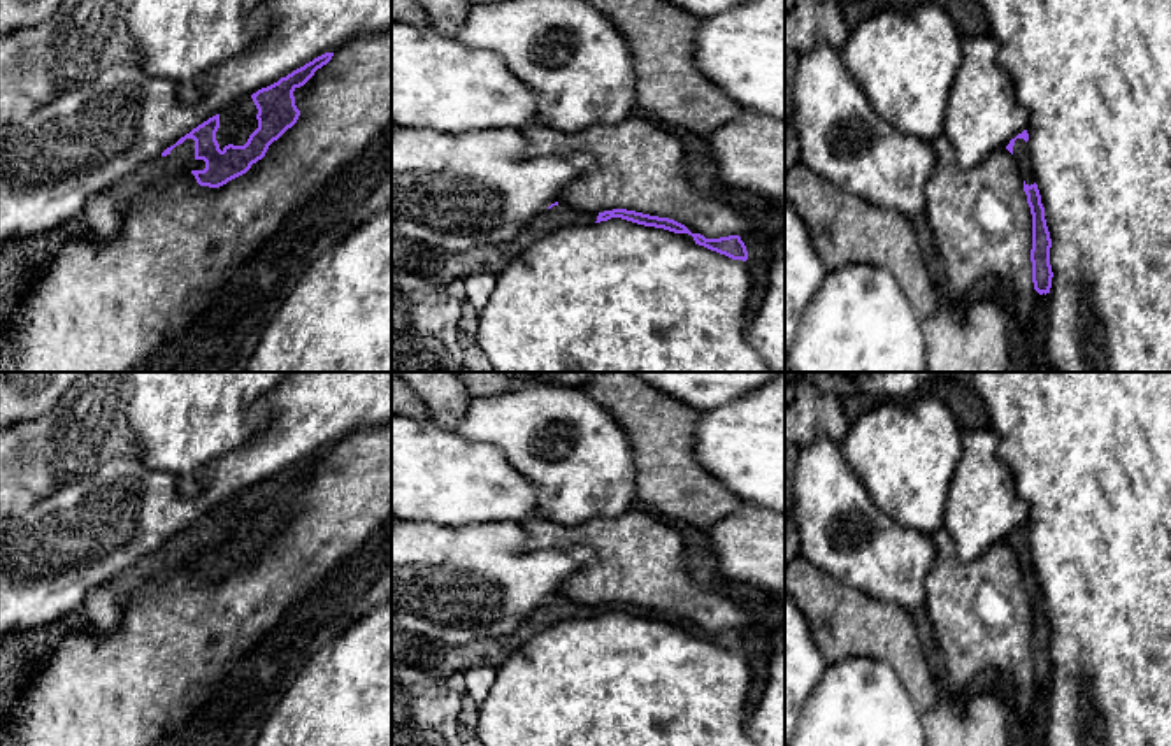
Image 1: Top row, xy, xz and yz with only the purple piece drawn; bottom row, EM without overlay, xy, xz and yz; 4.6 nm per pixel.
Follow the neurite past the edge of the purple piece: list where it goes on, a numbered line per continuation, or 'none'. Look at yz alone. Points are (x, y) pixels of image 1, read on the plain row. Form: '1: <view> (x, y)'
1: yz (1020, 543)

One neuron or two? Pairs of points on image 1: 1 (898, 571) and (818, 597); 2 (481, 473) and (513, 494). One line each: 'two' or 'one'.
1: two
2: one

